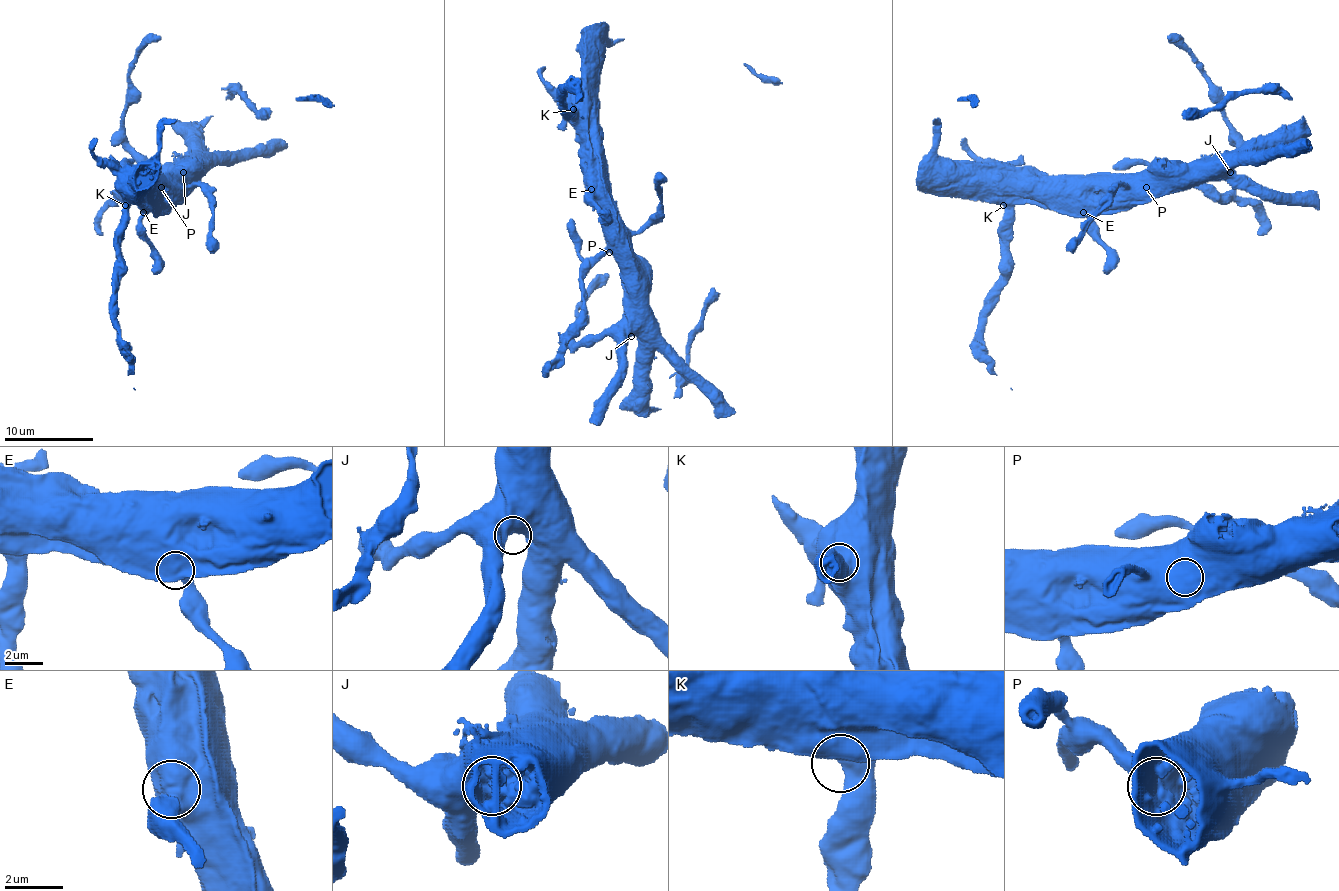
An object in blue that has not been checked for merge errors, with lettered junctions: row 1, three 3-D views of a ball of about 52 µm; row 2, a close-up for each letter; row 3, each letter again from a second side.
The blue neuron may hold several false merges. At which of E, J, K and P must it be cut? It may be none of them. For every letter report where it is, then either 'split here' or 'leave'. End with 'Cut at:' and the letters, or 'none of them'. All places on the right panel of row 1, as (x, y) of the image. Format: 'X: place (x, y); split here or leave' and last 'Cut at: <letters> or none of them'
E: place (1083, 212); leave
J: place (1230, 172); leave
K: place (1003, 205); leave
P: place (1146, 187); leave
Cut at: none of them

